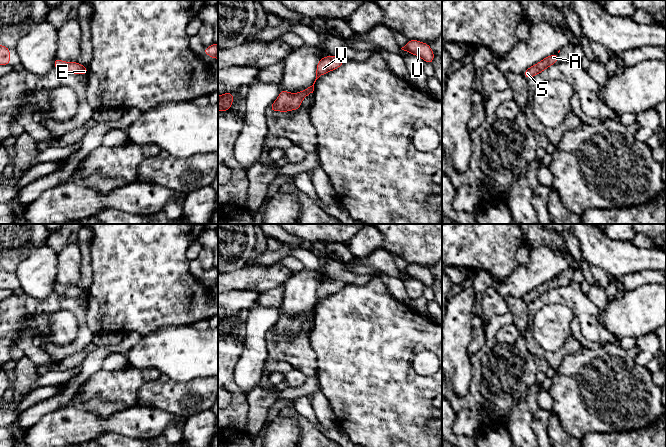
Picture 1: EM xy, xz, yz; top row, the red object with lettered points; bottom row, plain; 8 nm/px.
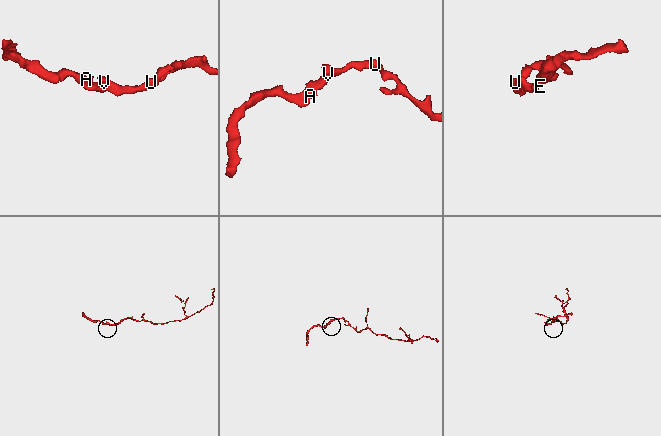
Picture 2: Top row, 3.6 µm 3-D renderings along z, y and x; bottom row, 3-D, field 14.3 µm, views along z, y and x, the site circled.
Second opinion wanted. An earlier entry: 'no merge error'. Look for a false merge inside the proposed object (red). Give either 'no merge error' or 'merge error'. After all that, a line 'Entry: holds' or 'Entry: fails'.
no merge error
Entry: holds

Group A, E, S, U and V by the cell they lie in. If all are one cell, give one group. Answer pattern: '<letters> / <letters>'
A E S U V

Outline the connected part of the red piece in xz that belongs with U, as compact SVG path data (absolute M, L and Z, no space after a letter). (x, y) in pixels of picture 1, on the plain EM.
M408 264L407 268L401 273L411 277L412 279L419 280L425 285L425 287L433 287L435 278L429 268L418 264Z

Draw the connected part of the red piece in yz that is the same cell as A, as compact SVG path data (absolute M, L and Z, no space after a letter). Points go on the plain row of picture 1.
M558 277L552 278L544 283L542 283L537 288L529 291L523 296L523 299L526 303L529 303L537 298L540 298L542 295L546 294L549 290L554 289L559 284Z

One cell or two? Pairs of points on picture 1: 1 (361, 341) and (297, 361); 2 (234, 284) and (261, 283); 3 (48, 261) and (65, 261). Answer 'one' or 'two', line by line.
1: two
2: one
3: two

